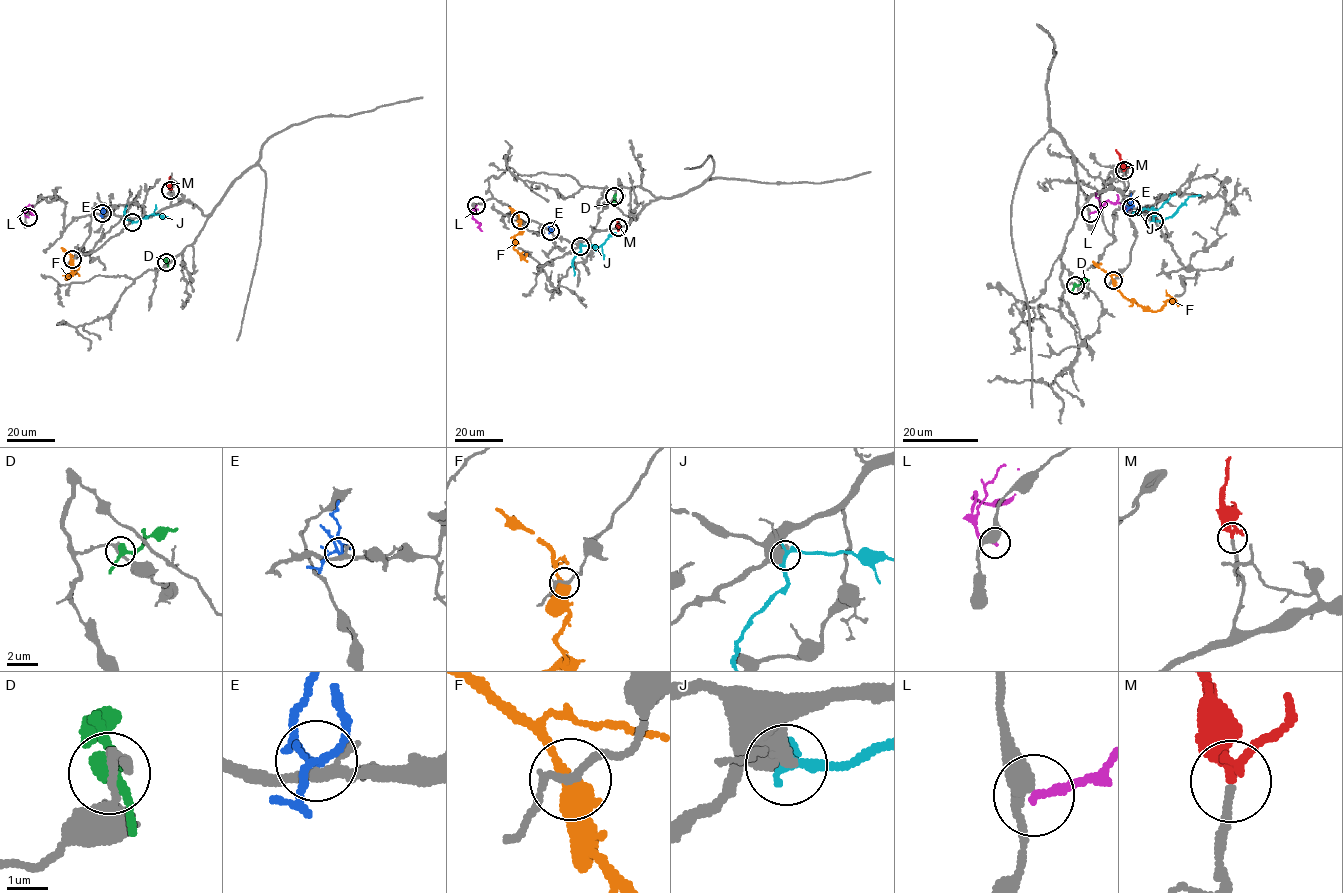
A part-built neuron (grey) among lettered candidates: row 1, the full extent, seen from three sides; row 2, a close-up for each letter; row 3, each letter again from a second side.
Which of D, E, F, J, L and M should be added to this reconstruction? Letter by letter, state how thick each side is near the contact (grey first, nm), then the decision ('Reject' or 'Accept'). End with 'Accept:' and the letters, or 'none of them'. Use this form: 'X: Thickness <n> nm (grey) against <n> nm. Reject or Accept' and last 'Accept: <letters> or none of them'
D: Thickness 190 nm (grey) against 360 nm. Reject
E: Thickness 240 nm (grey) against 160 nm. Reject
F: Thickness 180 nm (grey) against 480 nm. Reject
J: Thickness 480 nm (grey) against 280 nm. Reject
L: Thickness 440 nm (grey) against 200 nm. Reject
M: Thickness 200 nm (grey) against 280 nm. Accept
Accept: M

